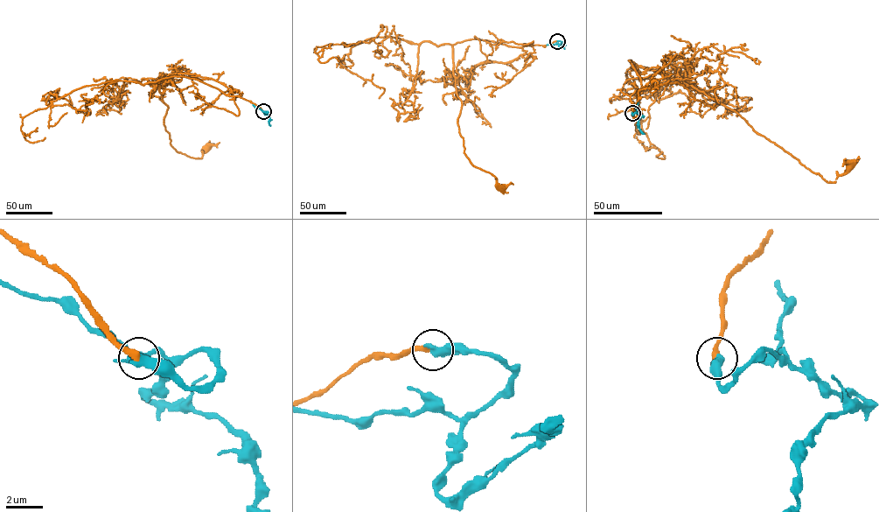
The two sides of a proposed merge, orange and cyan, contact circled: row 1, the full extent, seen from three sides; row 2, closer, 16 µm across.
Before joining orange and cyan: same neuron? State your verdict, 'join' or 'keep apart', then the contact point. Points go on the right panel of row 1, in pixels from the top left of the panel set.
keep apart; at (632, 113)

